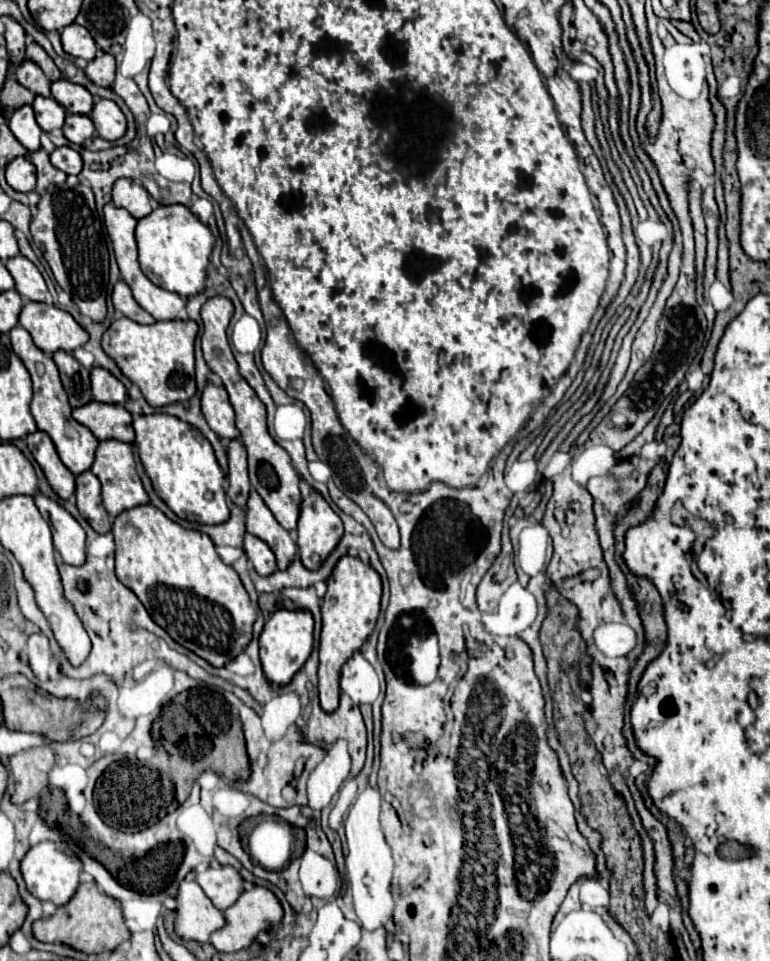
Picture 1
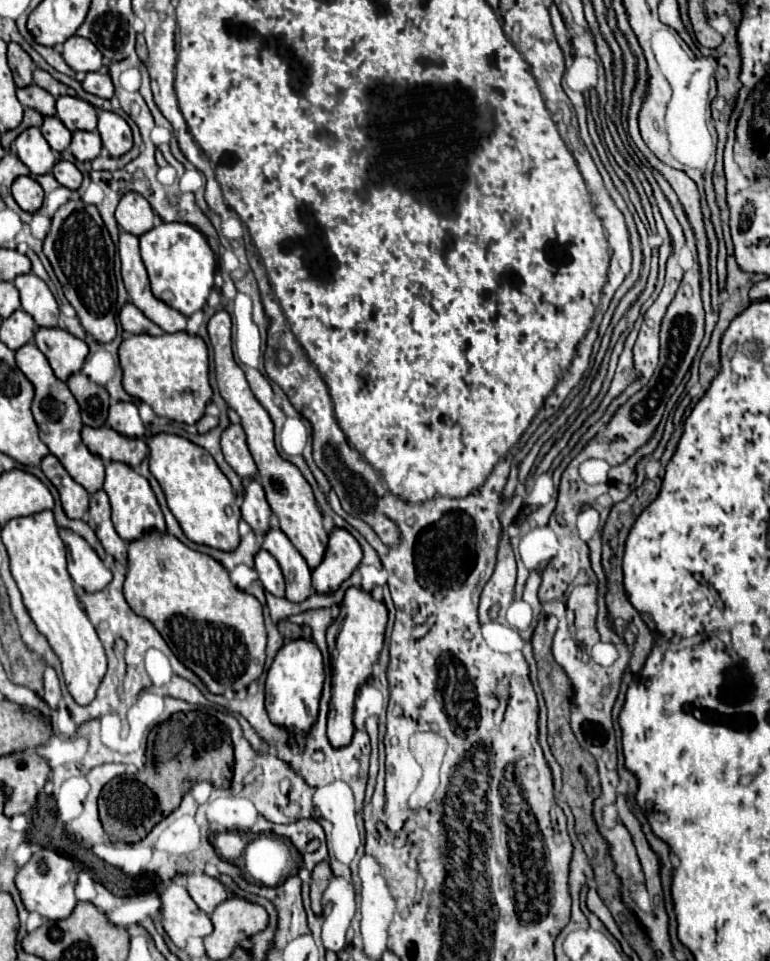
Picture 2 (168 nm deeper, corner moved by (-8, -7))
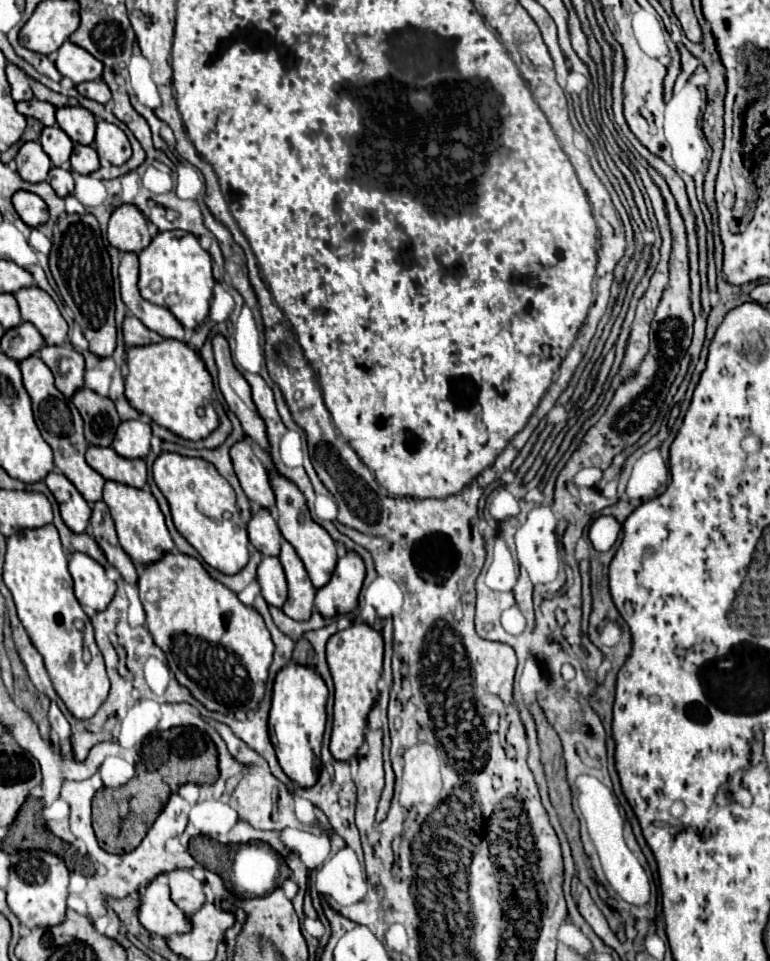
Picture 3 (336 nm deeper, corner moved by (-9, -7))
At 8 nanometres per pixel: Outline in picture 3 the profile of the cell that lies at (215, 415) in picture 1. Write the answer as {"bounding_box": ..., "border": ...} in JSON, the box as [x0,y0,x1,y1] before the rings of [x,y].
{"bounding_box":[232,440,274,510],"border":[[[248,440],[236,442],[232,446],[232,464],[236,470],[236,476],[242,484],[242,490],[246,492],[248,500],[264,510],[274,508],[274,490],[268,480],[268,472],[260,464],[260,460],[254,456]]]}

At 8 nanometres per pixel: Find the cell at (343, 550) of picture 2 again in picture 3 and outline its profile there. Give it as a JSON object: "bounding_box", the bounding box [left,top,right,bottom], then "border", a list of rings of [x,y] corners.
{"bounding_box":[316,552,366,618],"border":[[[348,552],[344,558],[340,558],[332,580],[316,592],[316,610],[320,616],[334,618],[356,610],[364,578],[366,568],[358,554]]]}

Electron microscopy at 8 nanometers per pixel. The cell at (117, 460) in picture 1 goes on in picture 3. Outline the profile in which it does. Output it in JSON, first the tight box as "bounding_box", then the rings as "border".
{"bounding_box":[104,482,174,566],"border":[[[106,482],[104,502],[108,504],[110,514],[116,522],[120,546],[138,566],[150,566],[158,562],[164,554],[168,554],[174,548],[170,532],[164,524],[164,514],[160,512],[160,506],[156,498],[150,494],[150,490],[132,490],[130,486],[120,486],[118,482]]]}

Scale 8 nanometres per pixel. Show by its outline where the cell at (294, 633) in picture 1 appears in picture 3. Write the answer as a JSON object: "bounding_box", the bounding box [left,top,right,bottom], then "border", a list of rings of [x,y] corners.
{"bounding_box":[270,662,328,788],"border":[[[290,662],[280,674],[276,674],[270,710],[270,738],[284,774],[302,788],[314,786],[322,770],[320,746],[326,726],[326,700],[328,688],[316,670]]]}

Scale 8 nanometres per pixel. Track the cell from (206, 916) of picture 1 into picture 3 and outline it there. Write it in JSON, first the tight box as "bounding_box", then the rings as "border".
{"bounding_box":[138,875,188,938],"border":[[[158,875],[140,890],[138,922],[152,934],[166,938],[168,934],[182,934],[188,930],[188,918],[168,898],[167,876]]]}

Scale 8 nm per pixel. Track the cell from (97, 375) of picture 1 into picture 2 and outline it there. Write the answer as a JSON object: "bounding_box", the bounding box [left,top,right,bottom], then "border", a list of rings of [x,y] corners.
{"bounding_box":[107,402,145,438],"border":[[[113,402],[109,406],[107,424],[113,430],[117,430],[125,436],[131,436],[131,438],[143,438],[143,434],[145,434],[143,420],[133,402]]]}

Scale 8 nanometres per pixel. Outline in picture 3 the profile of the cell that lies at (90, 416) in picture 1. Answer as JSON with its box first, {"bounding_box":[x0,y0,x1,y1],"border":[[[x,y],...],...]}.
{"bounding_box":[86,446,146,488],"border":[[[90,446],[86,452],[86,462],[104,480],[114,480],[132,488],[146,486],[146,464],[128,462],[126,458],[120,458],[112,448],[100,450],[100,446]]]}

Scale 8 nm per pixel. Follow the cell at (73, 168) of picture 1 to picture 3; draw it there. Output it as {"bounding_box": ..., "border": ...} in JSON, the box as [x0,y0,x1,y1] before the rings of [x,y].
{"bounding_box":[48,168,74,198],"border":[[[52,168],[50,174],[48,174],[48,182],[50,186],[54,188],[54,192],[60,196],[60,198],[66,198],[68,194],[72,194],[74,190],[74,178],[68,170],[64,168]]]}

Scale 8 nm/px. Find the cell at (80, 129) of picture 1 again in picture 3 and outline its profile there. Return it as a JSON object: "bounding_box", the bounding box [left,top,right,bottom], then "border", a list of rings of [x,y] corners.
{"bounding_box":[70,146,100,174],"border":[[[74,146],[70,164],[72,164],[72,170],[78,174],[92,174],[100,168],[98,154],[92,146]]]}

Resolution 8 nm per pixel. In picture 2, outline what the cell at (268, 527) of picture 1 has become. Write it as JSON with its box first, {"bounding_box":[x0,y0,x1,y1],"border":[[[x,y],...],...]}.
{"bounding_box":[263,528,311,602],"border":[[[271,528],[263,536],[263,548],[275,556],[283,570],[287,582],[285,596],[291,598],[291,602],[301,602],[307,598],[307,594],[311,594],[311,570],[291,540],[279,528]]]}

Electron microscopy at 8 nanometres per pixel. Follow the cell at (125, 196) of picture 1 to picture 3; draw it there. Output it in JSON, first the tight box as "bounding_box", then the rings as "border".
{"bounding_box":[108,206,150,252],"border":[[[118,206],[108,224],[108,242],[120,252],[142,252],[150,244],[148,220],[136,210],[136,206]]]}

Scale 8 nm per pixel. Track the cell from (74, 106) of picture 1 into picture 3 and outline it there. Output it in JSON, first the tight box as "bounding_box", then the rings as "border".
{"bounding_box":[56,108,96,146],"border":[[[58,108],[56,110],[56,122],[58,126],[68,134],[68,138],[74,144],[82,144],[82,146],[90,146],[94,142],[94,130],[96,130],[96,122],[92,112],[88,112],[86,108]]]}

